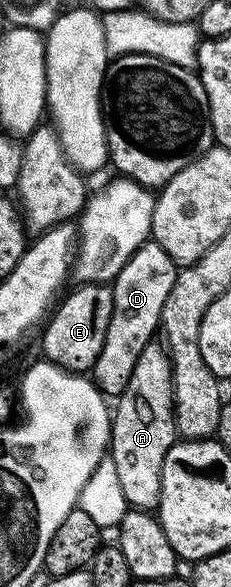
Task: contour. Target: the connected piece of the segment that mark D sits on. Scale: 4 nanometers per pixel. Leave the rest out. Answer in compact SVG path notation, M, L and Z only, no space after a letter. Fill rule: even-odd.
M147 241L125 261L111 285L113 288L113 311L111 324L107 324L107 340L99 360L95 360L91 371L92 381L105 396L116 396L123 392L127 380L131 380L131 368L139 360L139 352L148 342L154 341L161 324L163 304L167 304L167 292L175 284L179 267L159 248L155 241Z

